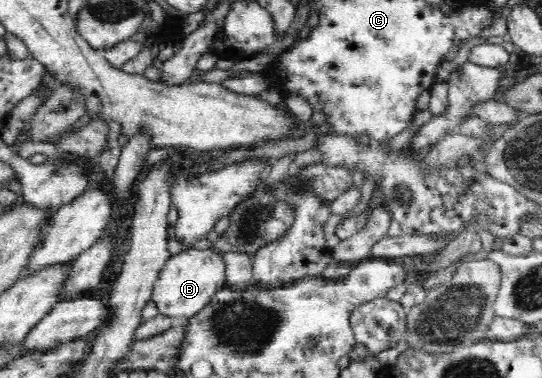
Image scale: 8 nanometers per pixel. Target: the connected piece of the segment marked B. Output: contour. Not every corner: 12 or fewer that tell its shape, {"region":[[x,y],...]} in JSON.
{"region":[[201,244],[170,256],[152,299],[186,321],[225,284],[221,256]]}

